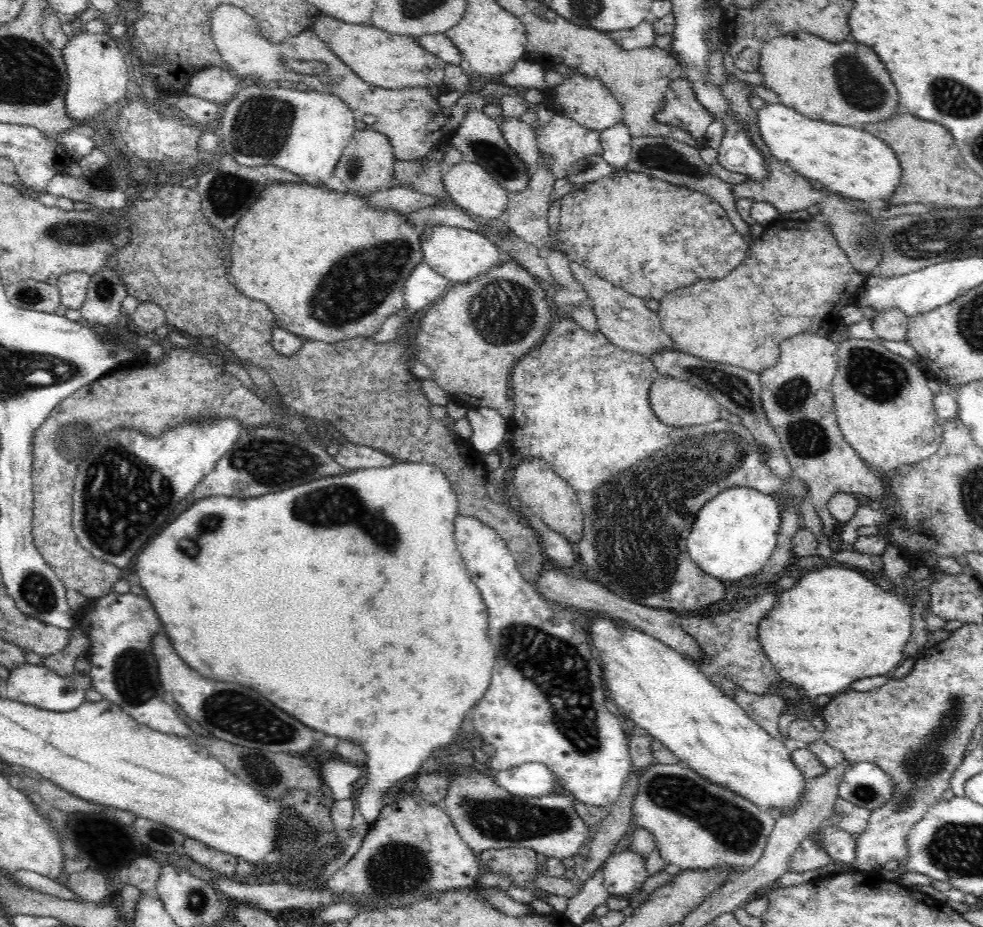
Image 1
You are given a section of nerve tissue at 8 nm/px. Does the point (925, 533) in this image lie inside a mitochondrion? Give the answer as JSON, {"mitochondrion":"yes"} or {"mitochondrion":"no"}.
{"mitochondrion":"no"}

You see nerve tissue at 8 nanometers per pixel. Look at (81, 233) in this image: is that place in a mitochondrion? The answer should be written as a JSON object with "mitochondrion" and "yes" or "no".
{"mitochondrion":"yes"}

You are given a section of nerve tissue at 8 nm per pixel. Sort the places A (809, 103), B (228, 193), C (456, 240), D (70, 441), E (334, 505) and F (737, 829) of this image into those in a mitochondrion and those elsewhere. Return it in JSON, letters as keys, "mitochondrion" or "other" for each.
{"A":"other","B":"mitochondrion","C":"other","D":"mitochondrion","E":"mitochondrion","F":"mitochondrion"}

